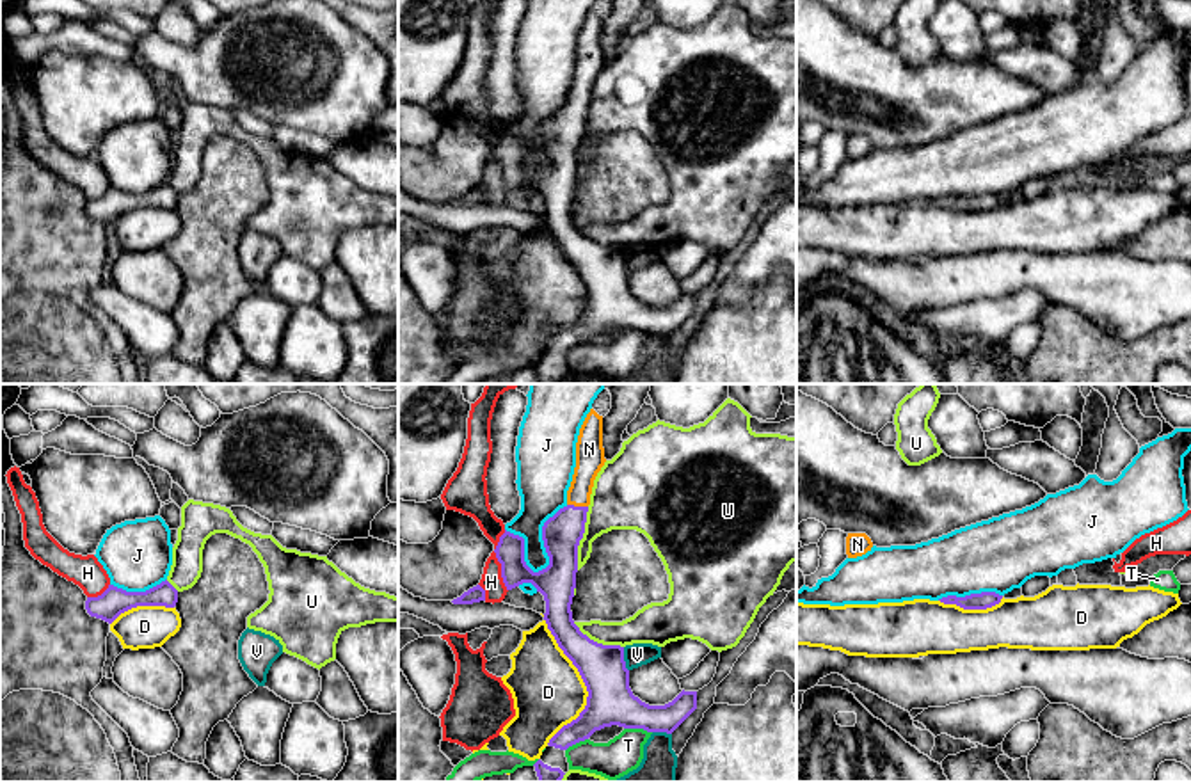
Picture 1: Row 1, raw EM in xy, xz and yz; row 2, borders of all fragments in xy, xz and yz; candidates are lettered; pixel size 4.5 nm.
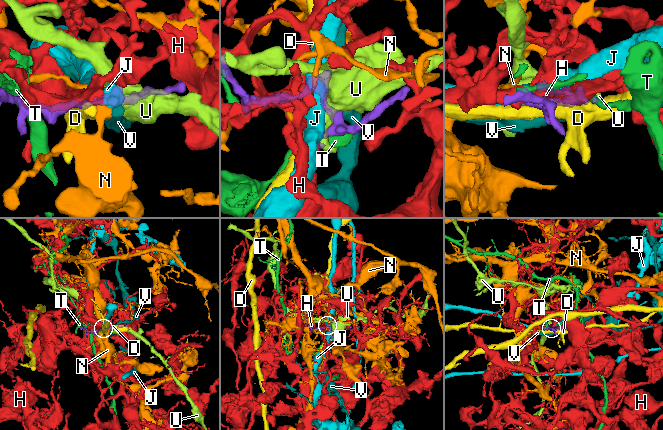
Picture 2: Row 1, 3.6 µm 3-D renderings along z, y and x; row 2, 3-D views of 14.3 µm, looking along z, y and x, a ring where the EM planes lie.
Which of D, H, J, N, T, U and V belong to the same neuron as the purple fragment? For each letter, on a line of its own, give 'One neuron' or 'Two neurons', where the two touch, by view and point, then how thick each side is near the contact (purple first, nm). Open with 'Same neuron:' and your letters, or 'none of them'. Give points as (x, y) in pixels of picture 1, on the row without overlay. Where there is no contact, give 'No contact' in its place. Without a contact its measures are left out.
Same neuron: N
D: Two neurons. Touches purple at xz (583, 283). Thickness 220 nm (purple) against 320 nm
H: Two neurons. Touches purple at xz (498, 162). Thickness 130 nm (purple) against 100 nm
J: Two neurons. Touches purple at xz (543, 141). Thickness 170 nm (purple) against 240 nm
N: One neuron. Touches purple at xz (578, 109). Thickness 170 nm (purple) against 130 nm
T: Two neurons. Touches purple at xz (639, 329). Thickness 220 nm (purple) against 170 nm
U: Two neurons. Touches purple at xz (582, 139). Thickness 170 nm (purple) against 280 nm
V: Two neurons. Touches purple at xz (623, 262). Thickness 220 nm (purple) against 110 nm

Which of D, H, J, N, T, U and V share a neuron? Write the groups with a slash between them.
D / H / J / N / T / U / V

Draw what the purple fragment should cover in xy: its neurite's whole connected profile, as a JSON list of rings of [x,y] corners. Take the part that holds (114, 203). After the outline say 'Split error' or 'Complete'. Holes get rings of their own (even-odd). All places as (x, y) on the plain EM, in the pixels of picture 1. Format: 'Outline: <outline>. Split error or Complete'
Outline: [[[165,181],[146,194],[126,194],[114,187],[98,197],[87,199],[85,211],[91,219],[112,226],[121,215],[137,208],[165,208],[174,210],[178,204],[178,192]]]. Complete

